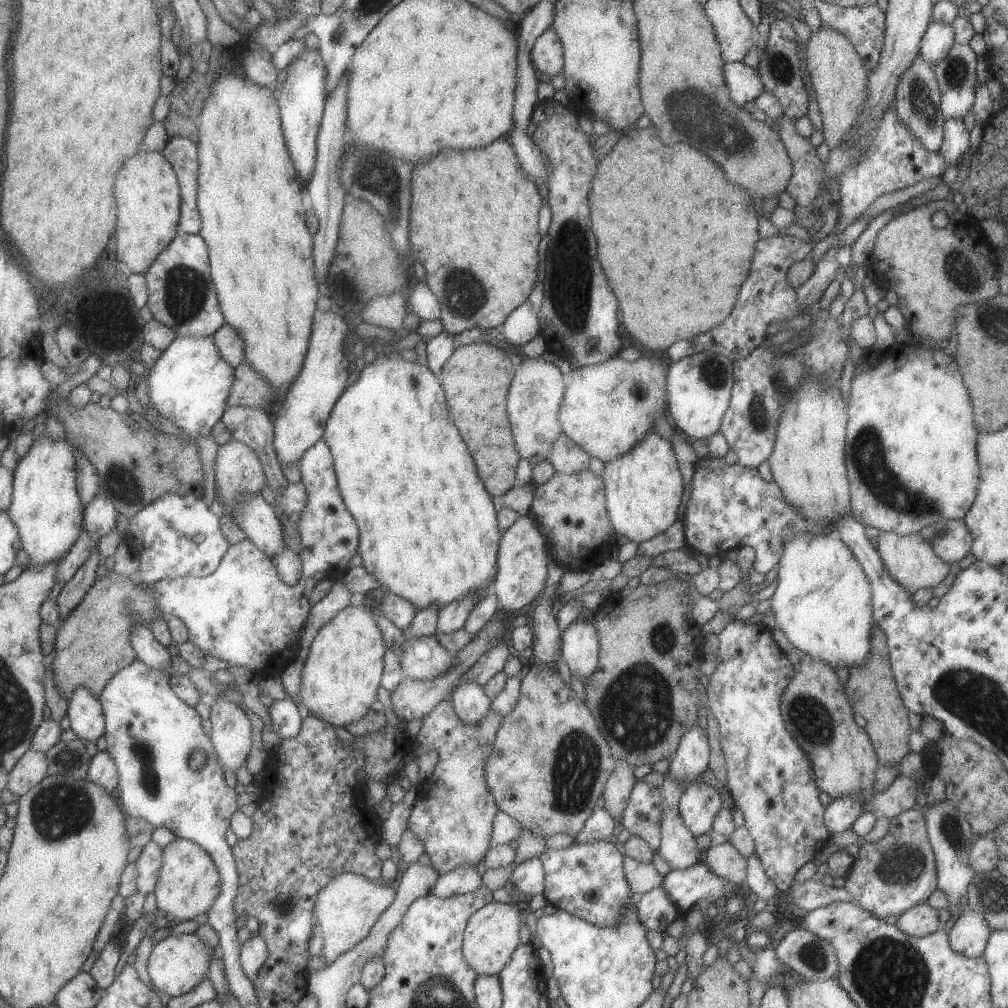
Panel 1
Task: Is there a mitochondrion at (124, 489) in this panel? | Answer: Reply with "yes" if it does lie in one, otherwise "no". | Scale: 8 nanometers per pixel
yes

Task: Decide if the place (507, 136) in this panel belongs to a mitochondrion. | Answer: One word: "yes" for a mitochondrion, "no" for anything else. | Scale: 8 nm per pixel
no

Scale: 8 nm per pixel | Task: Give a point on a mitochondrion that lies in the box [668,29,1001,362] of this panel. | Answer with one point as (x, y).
(923, 108)

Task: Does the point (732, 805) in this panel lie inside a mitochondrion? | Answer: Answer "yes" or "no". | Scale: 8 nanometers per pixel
no

